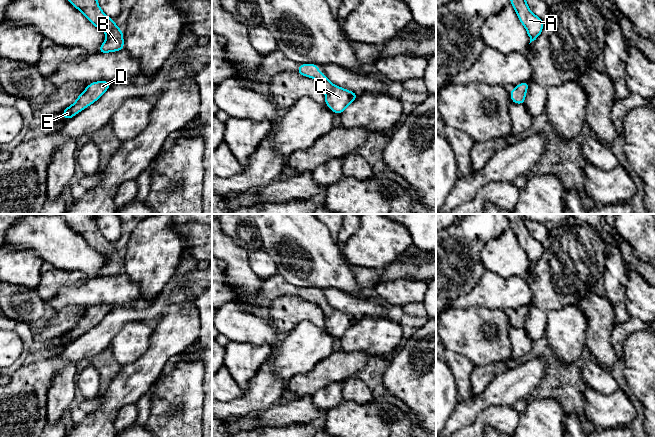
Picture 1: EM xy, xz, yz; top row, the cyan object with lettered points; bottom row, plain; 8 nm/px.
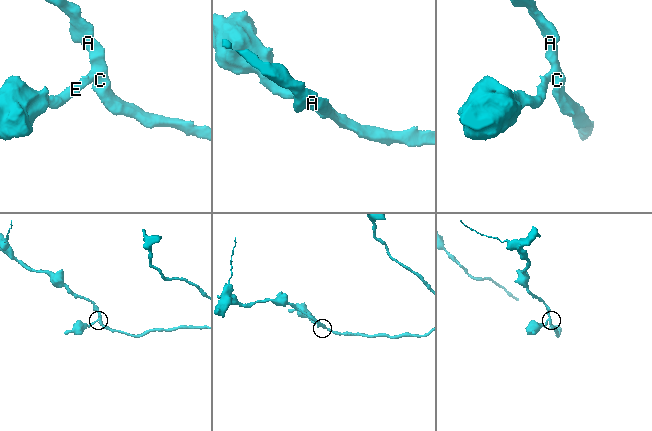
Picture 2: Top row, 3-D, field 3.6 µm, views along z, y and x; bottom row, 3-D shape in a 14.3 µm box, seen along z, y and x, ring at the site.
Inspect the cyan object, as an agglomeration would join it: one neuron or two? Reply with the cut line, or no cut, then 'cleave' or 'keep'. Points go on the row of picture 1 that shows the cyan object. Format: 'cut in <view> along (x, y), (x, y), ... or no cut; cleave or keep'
no cut; keep

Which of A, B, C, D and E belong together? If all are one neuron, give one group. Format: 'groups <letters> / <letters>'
groups A B C D E

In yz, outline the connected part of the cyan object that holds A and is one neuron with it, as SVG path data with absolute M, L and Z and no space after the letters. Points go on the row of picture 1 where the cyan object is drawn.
M511 0L511 4L516 10L519 20L526 28L531 43L542 32L542 18L537 17L529 10L526 0Z

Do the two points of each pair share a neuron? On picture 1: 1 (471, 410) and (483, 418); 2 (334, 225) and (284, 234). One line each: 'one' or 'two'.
1: two
2: two

